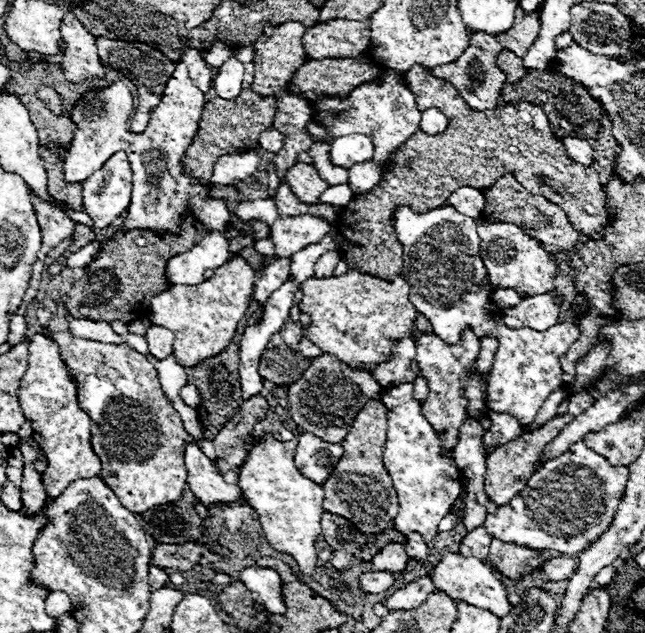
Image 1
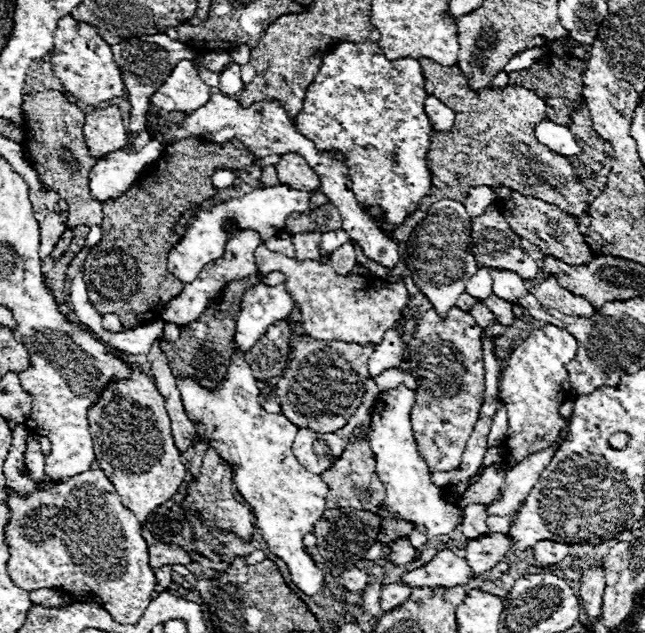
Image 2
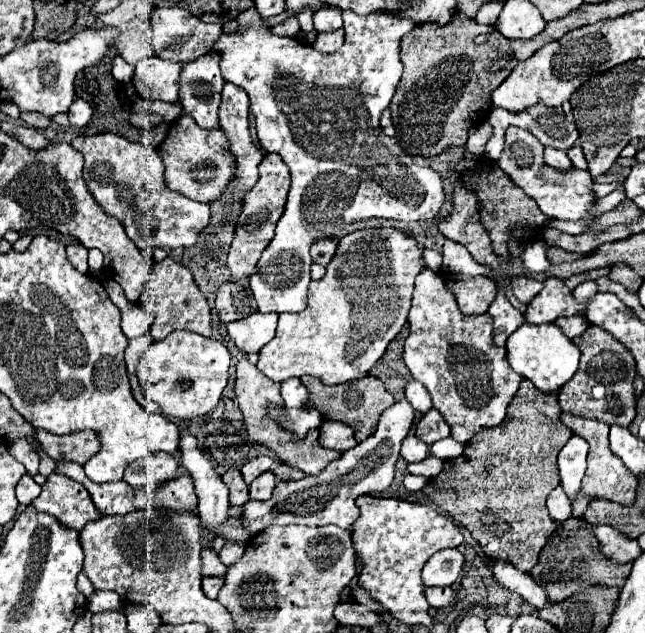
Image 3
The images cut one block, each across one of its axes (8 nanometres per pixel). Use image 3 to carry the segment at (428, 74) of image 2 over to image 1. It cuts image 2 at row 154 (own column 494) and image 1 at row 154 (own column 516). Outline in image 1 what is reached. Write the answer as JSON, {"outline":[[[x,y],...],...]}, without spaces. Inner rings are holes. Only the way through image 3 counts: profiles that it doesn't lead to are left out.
{"outline":[[[414,64],[414,68],[410,68],[406,72],[406,82],[418,100],[418,108],[434,106],[434,108],[446,112],[446,116],[450,116],[450,126],[446,128],[446,132],[435,135],[418,130],[406,144],[402,144],[394,150],[392,160],[386,164],[386,168],[382,172],[380,184],[366,194],[352,196],[352,200],[346,206],[342,206],[340,218],[336,218],[336,230],[342,236],[340,256],[346,260],[350,270],[358,270],[358,272],[372,274],[378,278],[398,276],[402,272],[402,244],[396,236],[396,230],[390,226],[394,208],[398,208],[398,204],[406,204],[414,212],[422,214],[422,212],[428,212],[432,208],[446,204],[448,196],[454,190],[458,190],[460,186],[472,186],[472,188],[494,186],[500,180],[500,176],[506,172],[510,172],[528,192],[538,192],[540,196],[546,196],[546,200],[552,200],[554,204],[558,204],[566,212],[566,216],[574,224],[574,228],[578,228],[580,234],[586,234],[594,240],[604,238],[602,228],[612,218],[606,208],[606,192],[598,180],[598,172],[590,166],[574,162],[568,156],[564,144],[550,132],[550,124],[548,124],[548,118],[542,112],[542,108],[538,108],[530,102],[518,102],[518,104],[504,104],[504,106],[498,106],[498,108],[486,110],[486,112],[472,112],[470,106],[458,96],[454,86],[444,84],[444,80],[434,80],[434,76],[430,76],[430,70],[422,68],[418,64]],[[346,244],[354,246],[352,256],[346,256]]]}

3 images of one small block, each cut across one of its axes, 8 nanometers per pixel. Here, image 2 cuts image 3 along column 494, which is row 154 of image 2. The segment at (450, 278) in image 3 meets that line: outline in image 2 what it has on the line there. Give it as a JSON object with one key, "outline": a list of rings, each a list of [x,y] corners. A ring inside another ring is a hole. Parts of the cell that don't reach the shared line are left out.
{"outline":[[[284,154],[282,160],[276,164],[276,172],[280,182],[290,184],[290,188],[302,188],[312,192],[320,186],[316,172],[298,154]]]}

